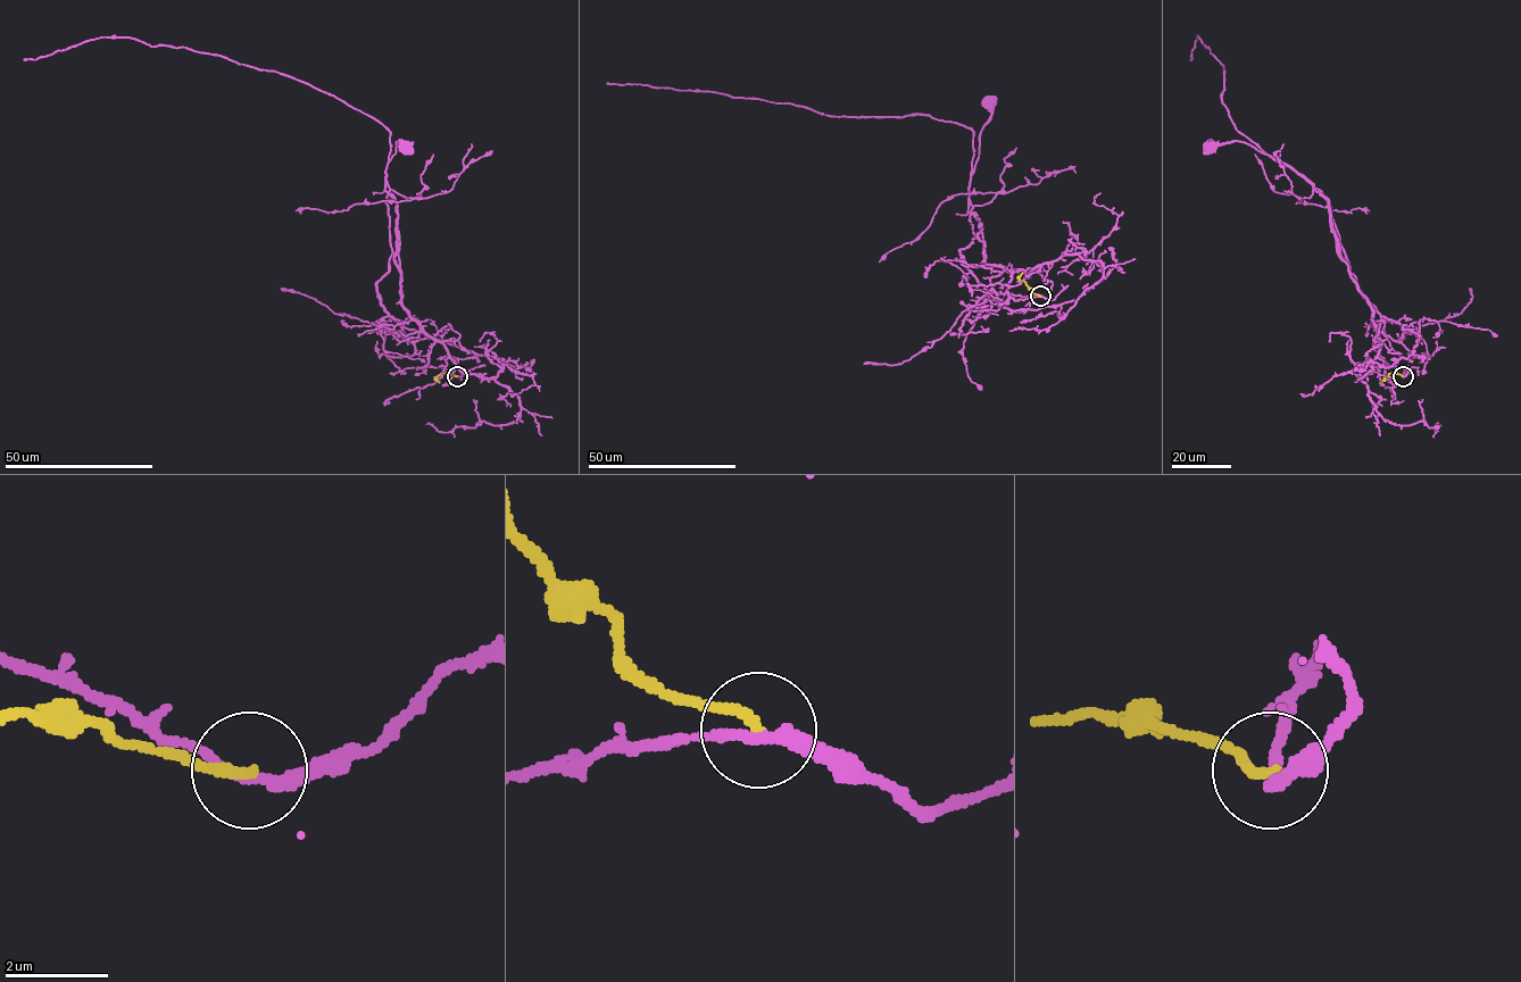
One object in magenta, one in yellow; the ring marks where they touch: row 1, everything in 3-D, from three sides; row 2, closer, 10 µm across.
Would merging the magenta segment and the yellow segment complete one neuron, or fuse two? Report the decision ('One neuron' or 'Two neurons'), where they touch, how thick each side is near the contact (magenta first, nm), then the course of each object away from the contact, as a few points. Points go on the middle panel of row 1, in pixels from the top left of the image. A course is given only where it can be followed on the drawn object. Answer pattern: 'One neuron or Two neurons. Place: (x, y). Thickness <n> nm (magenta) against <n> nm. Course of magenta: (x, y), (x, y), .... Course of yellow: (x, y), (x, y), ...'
Two neurons. Place: (1040, 296). Thickness 240 nm (magenta) against 200 nm. Course of magenta: (1040, 296), (1014, 300), (1008, 283), (1017, 269), (985, 261), (969, 182), (980, 132), (990, 117), (988, 102). Course of yellow: (1040, 296), (1020, 281), (1022, 272)

